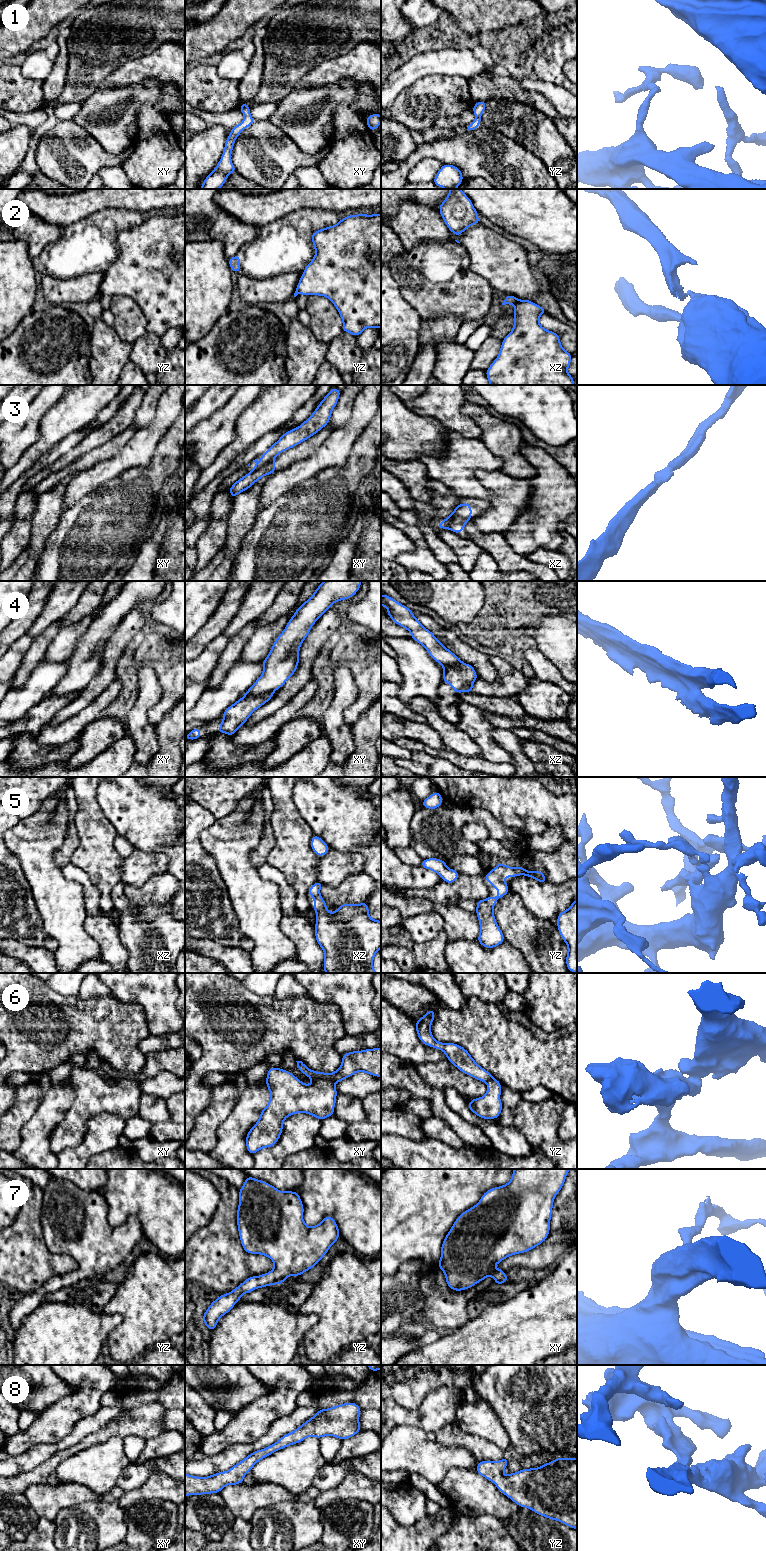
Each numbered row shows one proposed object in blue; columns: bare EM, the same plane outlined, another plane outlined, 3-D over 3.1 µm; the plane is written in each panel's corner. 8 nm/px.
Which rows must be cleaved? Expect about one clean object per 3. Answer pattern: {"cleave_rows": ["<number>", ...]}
{"cleave_rows": ["2", "3", "4", "6"]}

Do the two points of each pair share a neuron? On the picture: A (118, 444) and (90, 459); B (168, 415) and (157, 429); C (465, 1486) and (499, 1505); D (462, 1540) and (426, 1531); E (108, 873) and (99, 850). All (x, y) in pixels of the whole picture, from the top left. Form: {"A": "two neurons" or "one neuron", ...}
{"A": "one neuron", "B": "one neuron", "C": "one neuron", "D": "two neurons", "E": "one neuron"}

